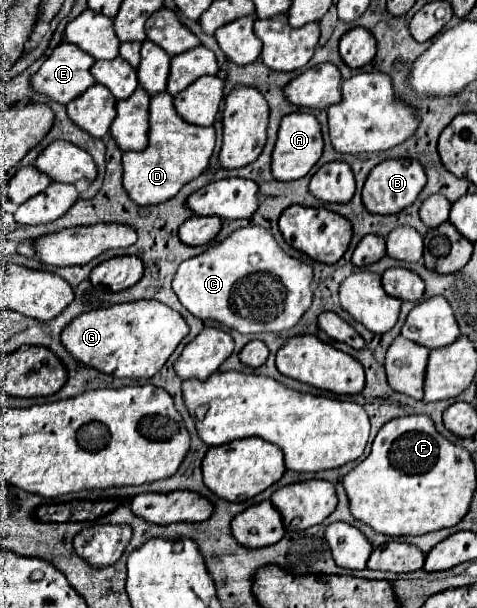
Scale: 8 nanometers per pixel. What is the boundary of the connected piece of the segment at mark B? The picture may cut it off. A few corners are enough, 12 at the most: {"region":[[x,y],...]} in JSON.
{"region":[[387,159],[369,173],[363,205],[399,213],[427,175],[417,159]]}

